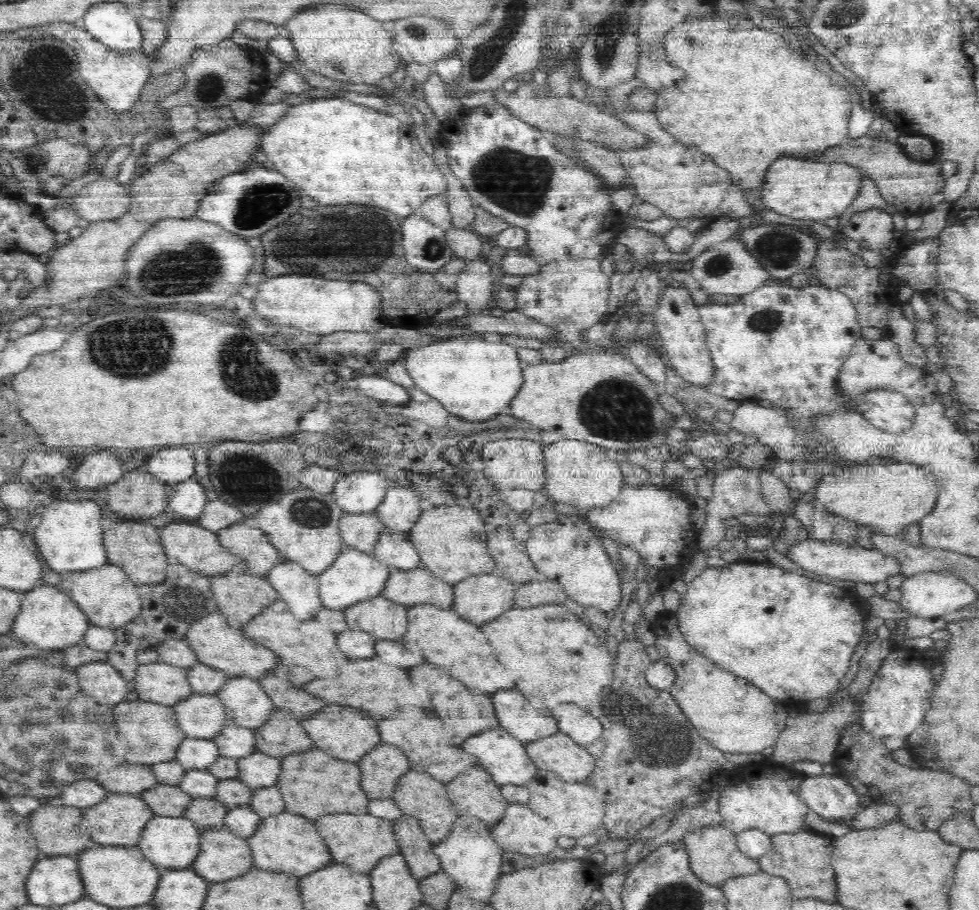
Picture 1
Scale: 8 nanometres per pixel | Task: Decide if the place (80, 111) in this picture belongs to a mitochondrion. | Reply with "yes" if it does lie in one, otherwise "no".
yes

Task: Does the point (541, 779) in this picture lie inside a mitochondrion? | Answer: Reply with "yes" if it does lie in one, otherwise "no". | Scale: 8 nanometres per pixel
no

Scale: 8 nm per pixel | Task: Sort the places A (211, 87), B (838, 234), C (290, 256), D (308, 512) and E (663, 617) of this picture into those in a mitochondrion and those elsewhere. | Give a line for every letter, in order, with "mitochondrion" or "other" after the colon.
A: mitochondrion
B: other
C: mitochondrion
D: mitochondrion
E: other

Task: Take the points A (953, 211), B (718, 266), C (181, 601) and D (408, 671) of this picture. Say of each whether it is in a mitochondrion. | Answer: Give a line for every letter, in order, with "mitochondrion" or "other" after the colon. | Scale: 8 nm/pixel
A: other
B: mitochondrion
C: mitochondrion
D: other

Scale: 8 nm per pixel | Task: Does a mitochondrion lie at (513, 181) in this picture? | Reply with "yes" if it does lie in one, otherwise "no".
yes

